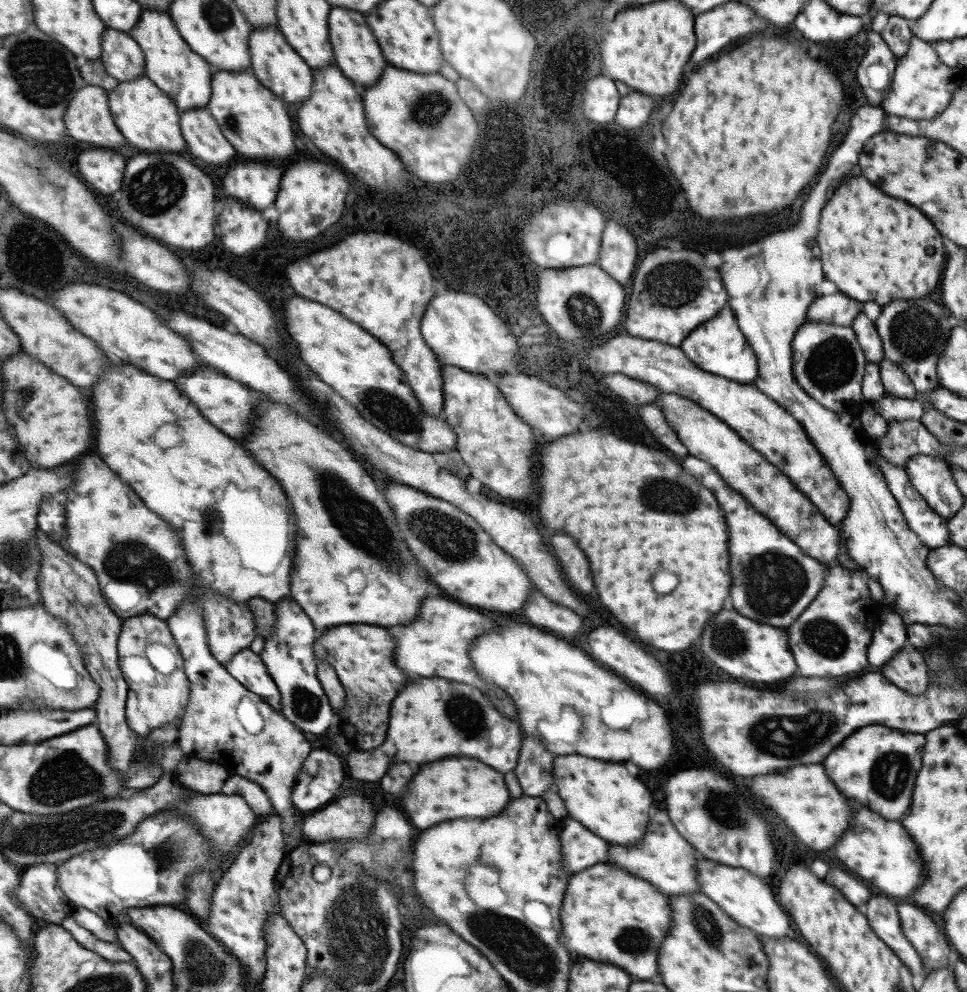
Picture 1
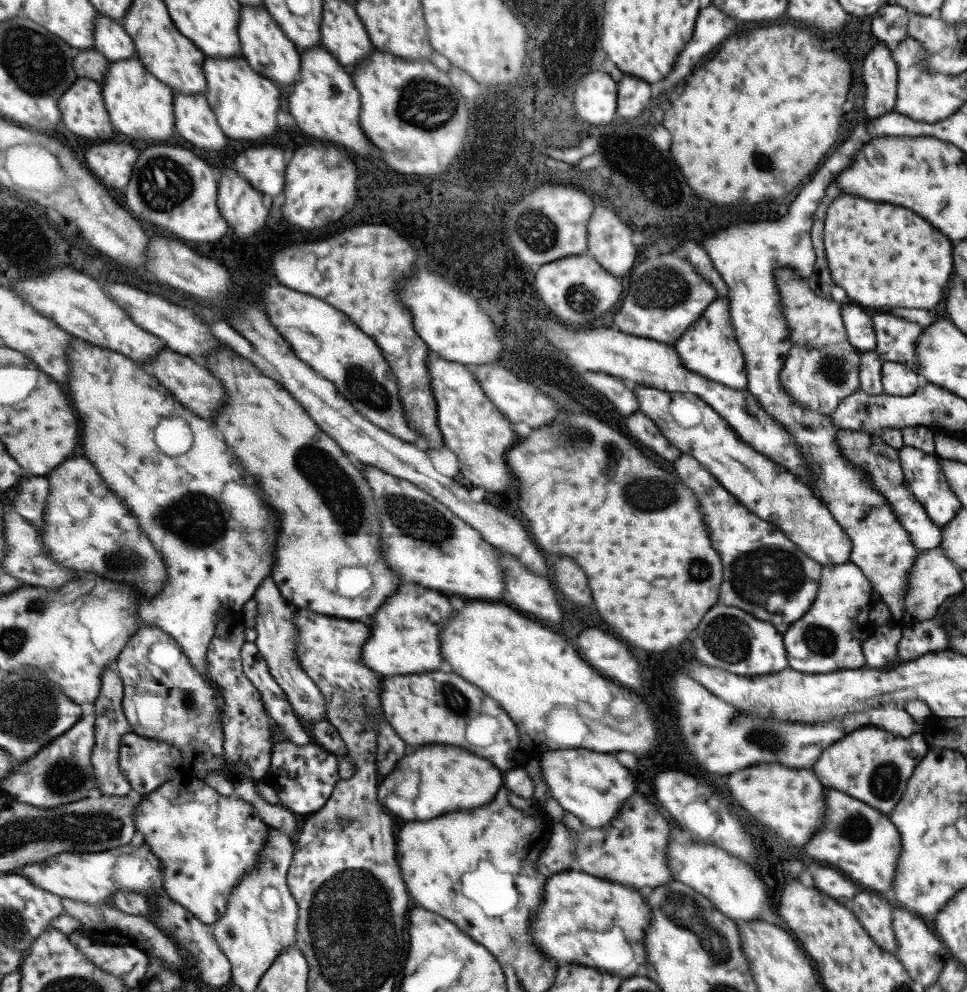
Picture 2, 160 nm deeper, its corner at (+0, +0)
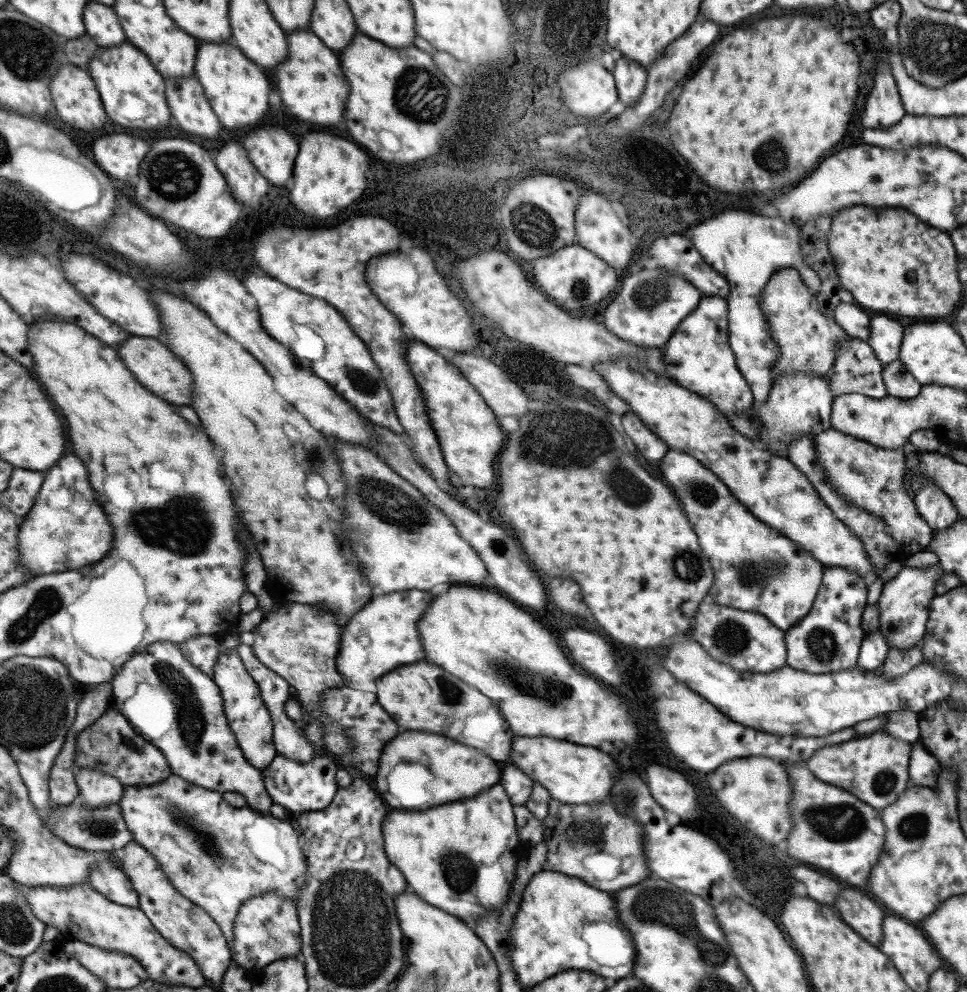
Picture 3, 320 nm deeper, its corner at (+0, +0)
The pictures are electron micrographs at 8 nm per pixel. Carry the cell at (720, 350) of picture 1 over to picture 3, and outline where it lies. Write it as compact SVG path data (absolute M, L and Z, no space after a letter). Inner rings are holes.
M718 296L701 297L696 307L673 329L668 342L662 344L662 363L666 374L681 388L711 402L720 414L734 416L752 407L752 392L736 367L733 351L727 344L726 299Z

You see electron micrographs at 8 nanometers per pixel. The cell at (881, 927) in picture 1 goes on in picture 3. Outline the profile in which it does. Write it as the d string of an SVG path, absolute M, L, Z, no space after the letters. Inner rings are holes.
M843 887L833 902L833 909L838 917L861 938L871 945L879 944L883 910L875 906L869 898L859 894L859 890Z

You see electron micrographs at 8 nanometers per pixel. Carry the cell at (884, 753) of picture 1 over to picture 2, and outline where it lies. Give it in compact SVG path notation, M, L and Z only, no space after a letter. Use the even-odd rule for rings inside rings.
M868 725L825 748L811 770L817 780L821 778L823 786L847 793L887 815L901 798L907 779L928 749L920 732L904 737Z

